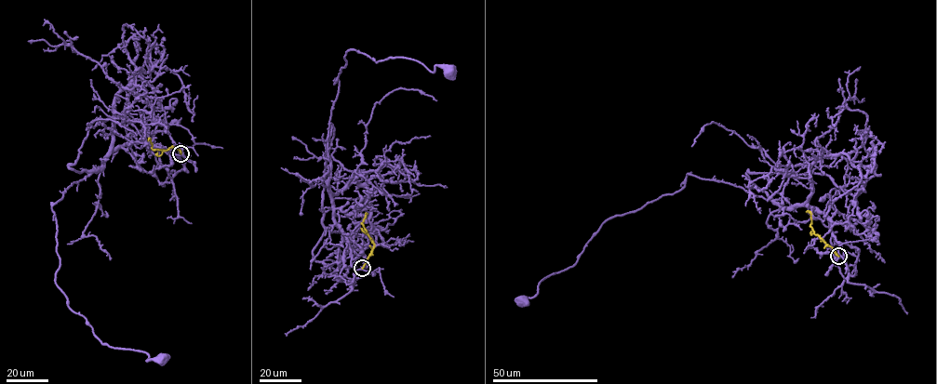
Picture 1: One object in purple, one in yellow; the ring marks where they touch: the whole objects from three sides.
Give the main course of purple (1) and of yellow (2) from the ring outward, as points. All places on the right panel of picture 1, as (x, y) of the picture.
1: (838, 256), (825, 213), (688, 174), (679, 190), (603, 224), (577, 262), (521, 301)
2: (838, 256), (814, 232), (810, 214), (806, 212)

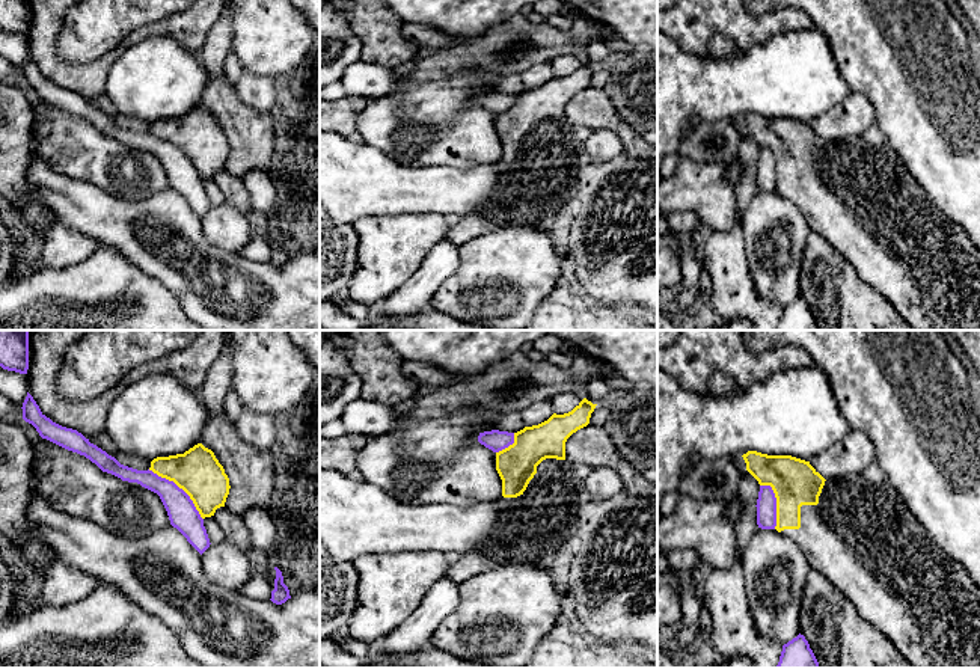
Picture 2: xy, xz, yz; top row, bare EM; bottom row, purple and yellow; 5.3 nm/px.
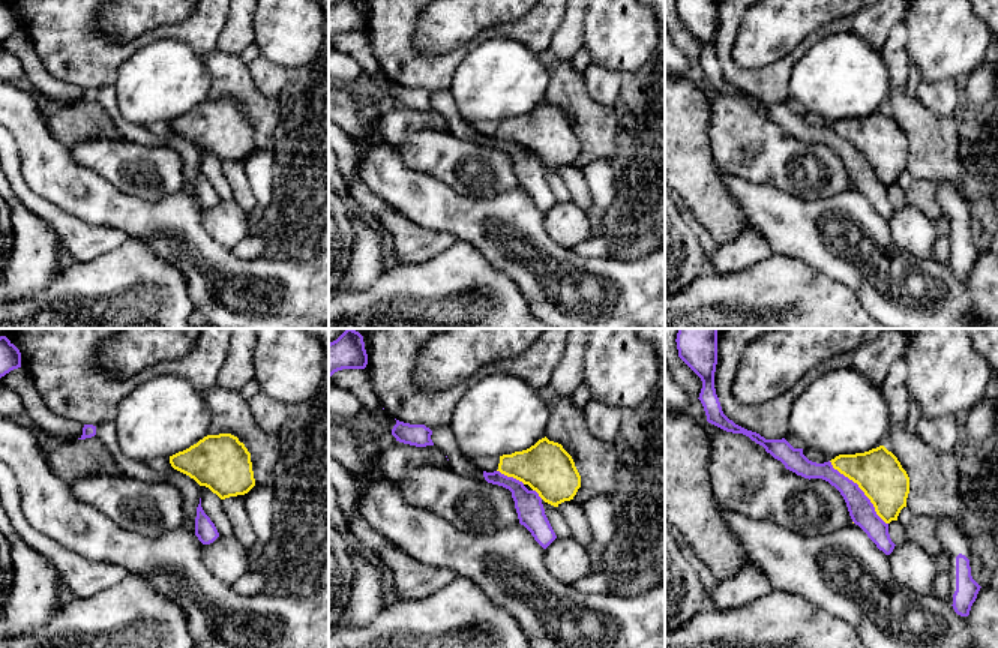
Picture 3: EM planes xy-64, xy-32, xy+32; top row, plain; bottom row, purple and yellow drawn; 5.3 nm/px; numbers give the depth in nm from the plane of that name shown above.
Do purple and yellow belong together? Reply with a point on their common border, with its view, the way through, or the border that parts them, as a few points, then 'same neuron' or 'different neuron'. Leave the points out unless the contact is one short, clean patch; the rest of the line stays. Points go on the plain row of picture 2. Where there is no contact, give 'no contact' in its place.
meets purple in xy at (178, 150); border along xy (148, 131), (172, 142), (189, 159), (202, 181); different neuron

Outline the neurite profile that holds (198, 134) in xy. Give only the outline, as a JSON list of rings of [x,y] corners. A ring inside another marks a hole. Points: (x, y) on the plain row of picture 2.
[[[202,106],[184,116],[154,121],[149,133],[182,151],[202,181],[225,169],[231,151],[229,140],[214,115]]]

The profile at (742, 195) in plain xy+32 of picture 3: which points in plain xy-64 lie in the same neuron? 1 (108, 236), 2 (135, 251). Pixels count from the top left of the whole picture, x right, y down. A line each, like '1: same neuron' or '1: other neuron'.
1: other neuron
2: other neuron

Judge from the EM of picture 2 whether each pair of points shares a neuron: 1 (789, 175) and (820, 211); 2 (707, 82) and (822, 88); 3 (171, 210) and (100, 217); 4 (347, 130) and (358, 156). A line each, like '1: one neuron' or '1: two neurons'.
1: one neuron
2: one neuron
3: one neuron
4: two neurons

